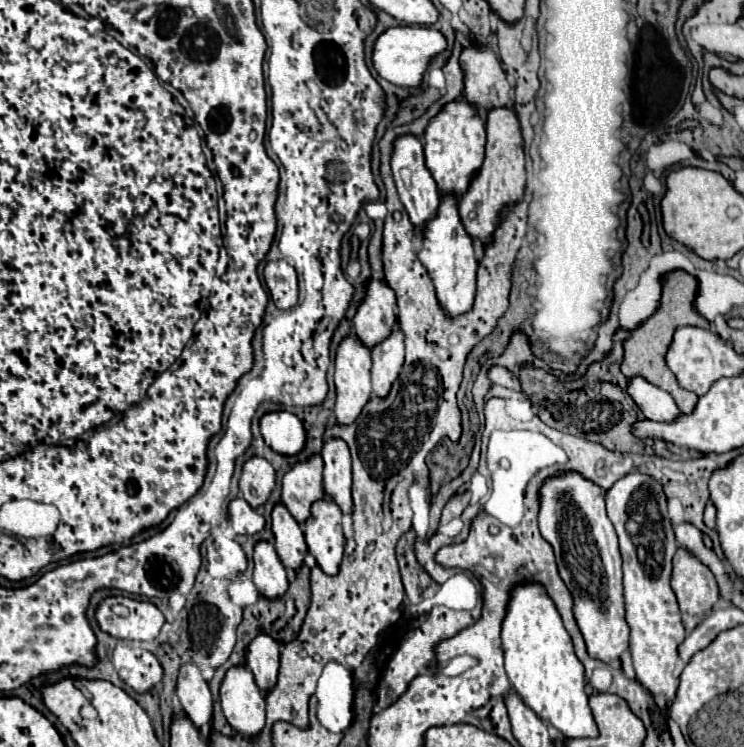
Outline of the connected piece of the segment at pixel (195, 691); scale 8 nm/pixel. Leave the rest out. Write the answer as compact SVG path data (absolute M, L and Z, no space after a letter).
M183 663L177 677L177 695L187 717L203 729L211 721L213 699L207 681L195 663Z

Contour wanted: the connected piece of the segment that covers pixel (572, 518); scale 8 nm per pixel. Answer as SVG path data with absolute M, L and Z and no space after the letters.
M567 471L559 475L551 475L543 481L539 489L539 531L543 539L553 547L555 561L563 583L567 585L573 597L573 613L577 625L585 637L587 653L593 659L599 659L607 665L621 661L621 655L629 647L629 625L625 621L625 599L623 599L623 573L621 573L621 555L617 547L617 535L607 519L603 489L589 481L579 471Z

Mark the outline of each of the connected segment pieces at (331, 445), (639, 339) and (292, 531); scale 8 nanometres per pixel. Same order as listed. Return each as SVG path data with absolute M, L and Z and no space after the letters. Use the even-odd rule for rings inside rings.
M333 437L323 441L323 485L325 493L341 507L343 513L351 511L351 457L343 439Z
M669 271L663 275L663 291L661 291L661 301L657 311L643 321L637 329L629 331L629 337L623 341L623 361L621 361L621 373L625 377L645 377L649 383L657 385L659 389L667 391L677 407L683 413L691 413L693 405L697 403L697 395L691 391L685 391L683 387L679 387L675 375L669 371L669 367L665 365L665 351L669 347L669 341L673 337L673 329L677 329L677 325L699 325L699 327L709 327L709 321L705 321L695 309L693 309L693 297L697 291L697 279L685 271Z
M277 503L271 513L271 531L273 531L273 543L277 549L279 559L285 567L297 569L303 565L303 559L307 555L307 545L303 539L301 525L293 519L293 515L287 511L283 503Z

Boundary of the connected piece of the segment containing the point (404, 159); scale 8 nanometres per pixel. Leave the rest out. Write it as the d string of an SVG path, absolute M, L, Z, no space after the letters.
M405 133L399 135L393 141L393 149L391 149L391 171L393 171L393 179L401 197L401 203L405 205L409 219L413 221L415 227L425 225L425 221L429 217L433 217L433 213L437 211L439 205L439 187L431 175L431 171L425 165L425 157L423 157L423 143L417 135Z

